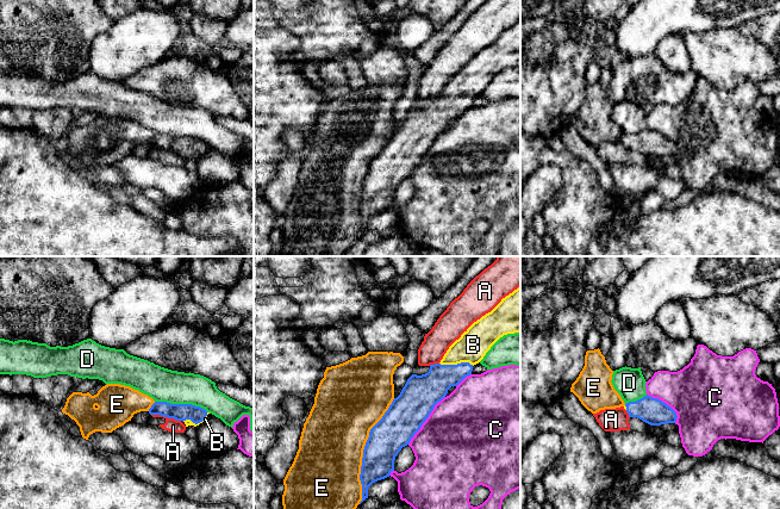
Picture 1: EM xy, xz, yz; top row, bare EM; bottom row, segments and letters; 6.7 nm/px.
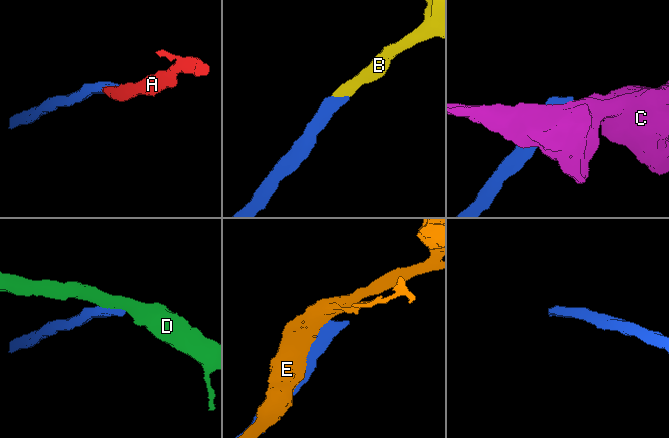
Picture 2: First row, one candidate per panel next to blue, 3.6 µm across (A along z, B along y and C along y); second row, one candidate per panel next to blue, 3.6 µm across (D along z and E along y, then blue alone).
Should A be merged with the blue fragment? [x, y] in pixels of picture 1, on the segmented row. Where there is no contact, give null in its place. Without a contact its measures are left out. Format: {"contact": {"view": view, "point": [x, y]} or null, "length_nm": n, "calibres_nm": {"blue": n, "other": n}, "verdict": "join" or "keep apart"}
{"contact": {"view": "xy", "point": [166, 416]}, "length_nm": 200, "calibres_nm": {"blue": 110, "other": 90}, "verdict": "keep apart"}

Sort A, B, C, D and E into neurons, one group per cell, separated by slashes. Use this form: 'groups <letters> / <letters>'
groups A / B / C / D / E

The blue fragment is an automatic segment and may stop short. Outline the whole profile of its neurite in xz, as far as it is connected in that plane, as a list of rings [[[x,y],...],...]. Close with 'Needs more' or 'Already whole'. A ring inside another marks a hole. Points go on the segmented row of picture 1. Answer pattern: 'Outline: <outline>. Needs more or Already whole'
Outline: [[[520,286],[488,314],[474,322],[458,340],[447,350],[439,364],[430,365],[428,373],[412,374],[400,395],[393,399],[382,418],[370,429],[363,449],[360,480],[362,484],[362,501],[368,498],[368,488],[389,477],[394,471],[394,460],[403,447],[407,446],[414,434],[426,421],[435,405],[441,402],[451,386],[457,386],[472,374],[473,366],[479,364],[491,347],[504,335],[520,333]]]. Needs more

